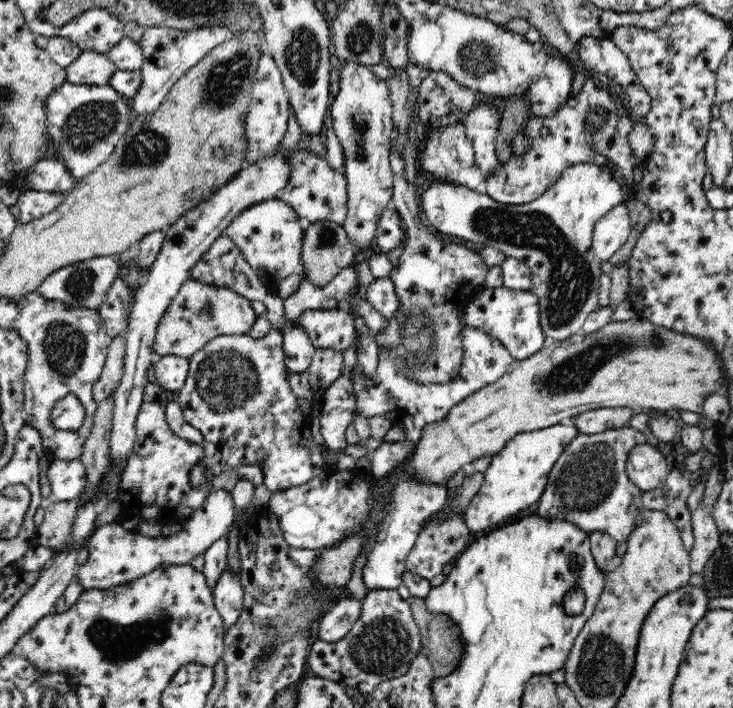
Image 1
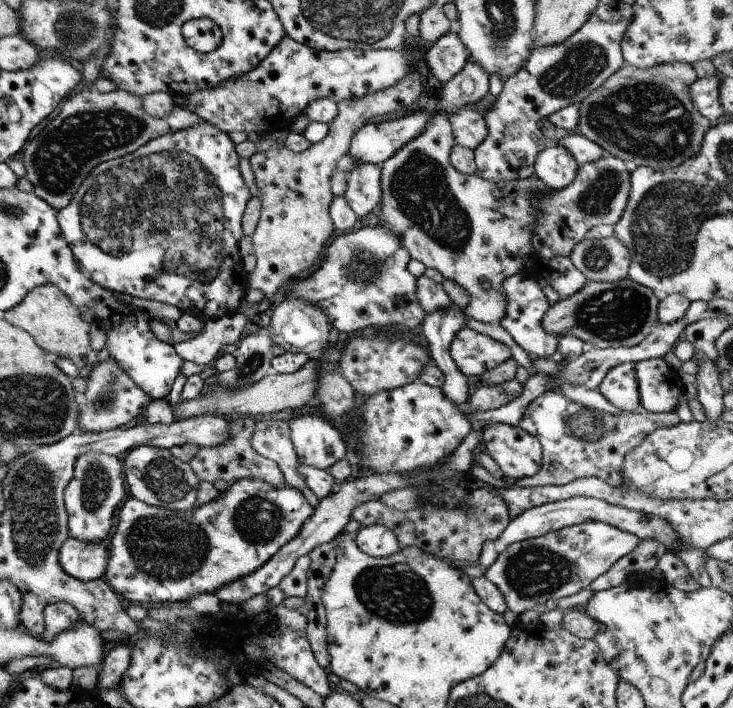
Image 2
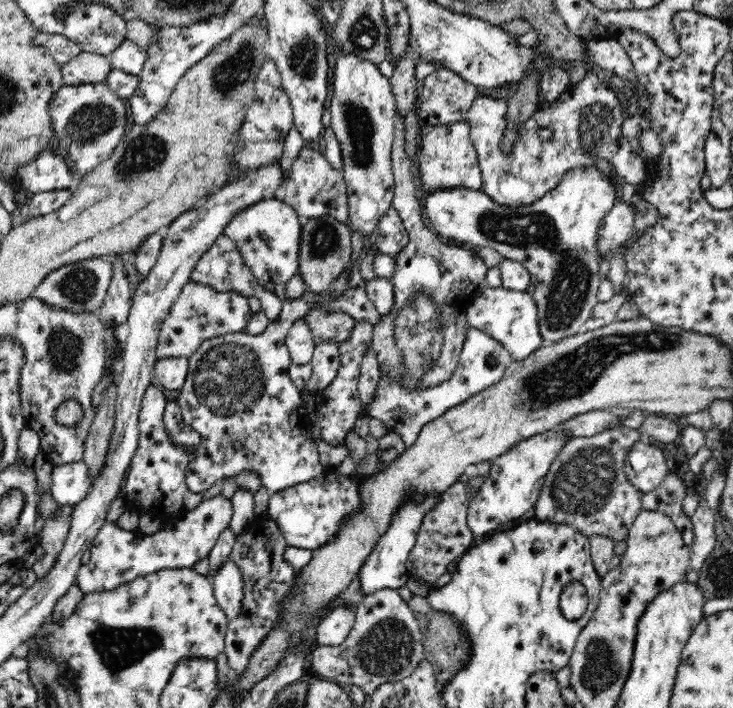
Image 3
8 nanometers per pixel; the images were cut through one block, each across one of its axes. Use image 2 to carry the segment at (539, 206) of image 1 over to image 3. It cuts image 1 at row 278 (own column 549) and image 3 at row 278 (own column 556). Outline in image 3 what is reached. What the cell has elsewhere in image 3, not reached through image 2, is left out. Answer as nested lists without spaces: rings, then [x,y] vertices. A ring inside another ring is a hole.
[[[595,166],[569,170],[547,195],[534,204],[509,207],[496,204],[484,191],[469,188],[440,189],[426,196],[426,216],[438,234],[454,241],[474,246],[490,247],[505,259],[524,265],[530,273],[531,284],[527,293],[537,305],[540,335],[544,344],[554,344],[563,338],[584,331],[584,324],[599,304],[597,293],[601,284],[598,273],[603,258],[599,253],[598,227],[608,211],[618,202],[614,181],[607,179]]]

